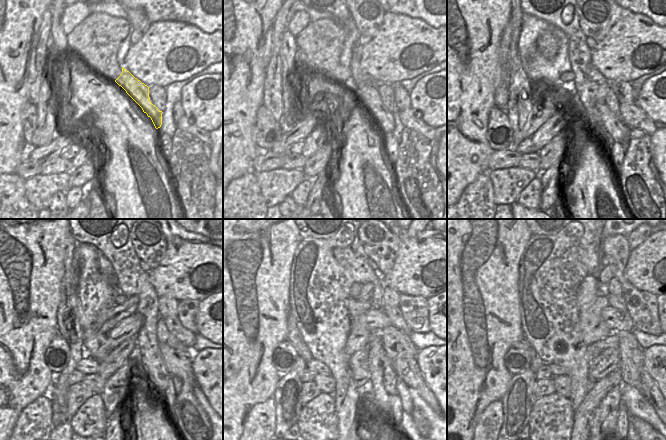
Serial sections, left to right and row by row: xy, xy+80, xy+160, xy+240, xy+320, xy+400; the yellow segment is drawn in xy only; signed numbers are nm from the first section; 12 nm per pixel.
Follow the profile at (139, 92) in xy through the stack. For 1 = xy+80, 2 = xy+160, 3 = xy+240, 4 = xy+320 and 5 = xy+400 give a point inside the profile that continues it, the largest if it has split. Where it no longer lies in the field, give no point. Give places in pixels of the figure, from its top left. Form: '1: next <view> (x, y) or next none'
1: next xy+80 (383, 118)
2: next xy+160 (620, 132)
3: next xy+240 (178, 363)
4: next xy+320 (407, 369)
5: next xy+400 (650, 394)

